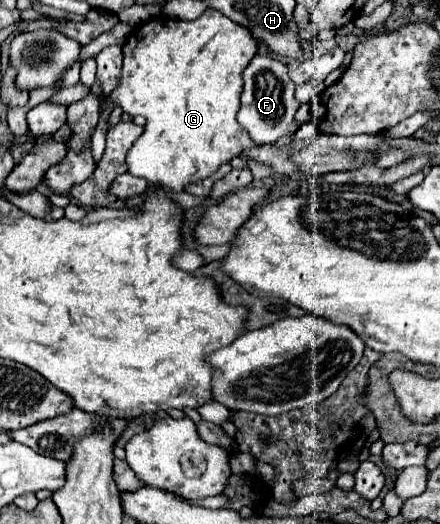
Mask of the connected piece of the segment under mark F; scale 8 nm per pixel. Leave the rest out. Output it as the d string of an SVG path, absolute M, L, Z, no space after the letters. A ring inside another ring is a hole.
M256 55L244 69L244 91L242 91L242 109L238 111L238 121L244 129L248 129L250 137L256 143L272 143L284 135L294 139L312 139L318 131L310 131L310 127L300 127L294 123L294 115L300 107L300 101L294 97L294 83L288 81L288 65L270 57ZM258 75L266 75L266 81L256 81Z

